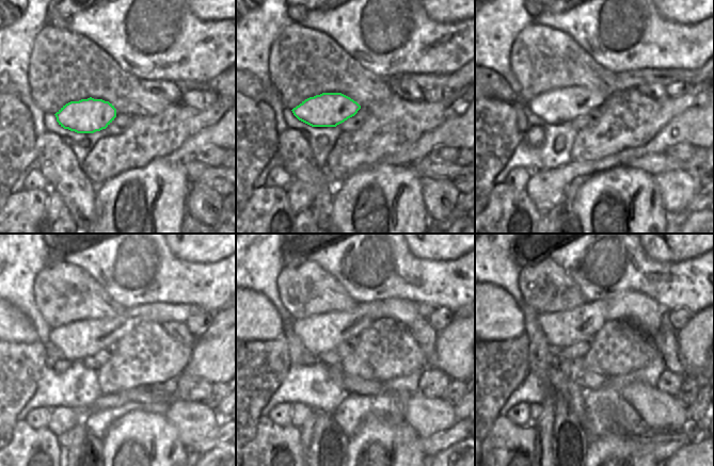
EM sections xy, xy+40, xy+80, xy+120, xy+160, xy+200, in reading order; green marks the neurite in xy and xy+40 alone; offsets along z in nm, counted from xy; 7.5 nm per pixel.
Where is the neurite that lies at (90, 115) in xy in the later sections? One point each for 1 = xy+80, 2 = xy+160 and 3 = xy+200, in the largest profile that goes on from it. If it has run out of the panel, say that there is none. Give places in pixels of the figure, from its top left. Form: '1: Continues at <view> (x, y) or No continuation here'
1: Continues at xy+80 (559, 106)
2: Continues at xy+160 (319, 334)
3: Continues at xy+200 (565, 328).

